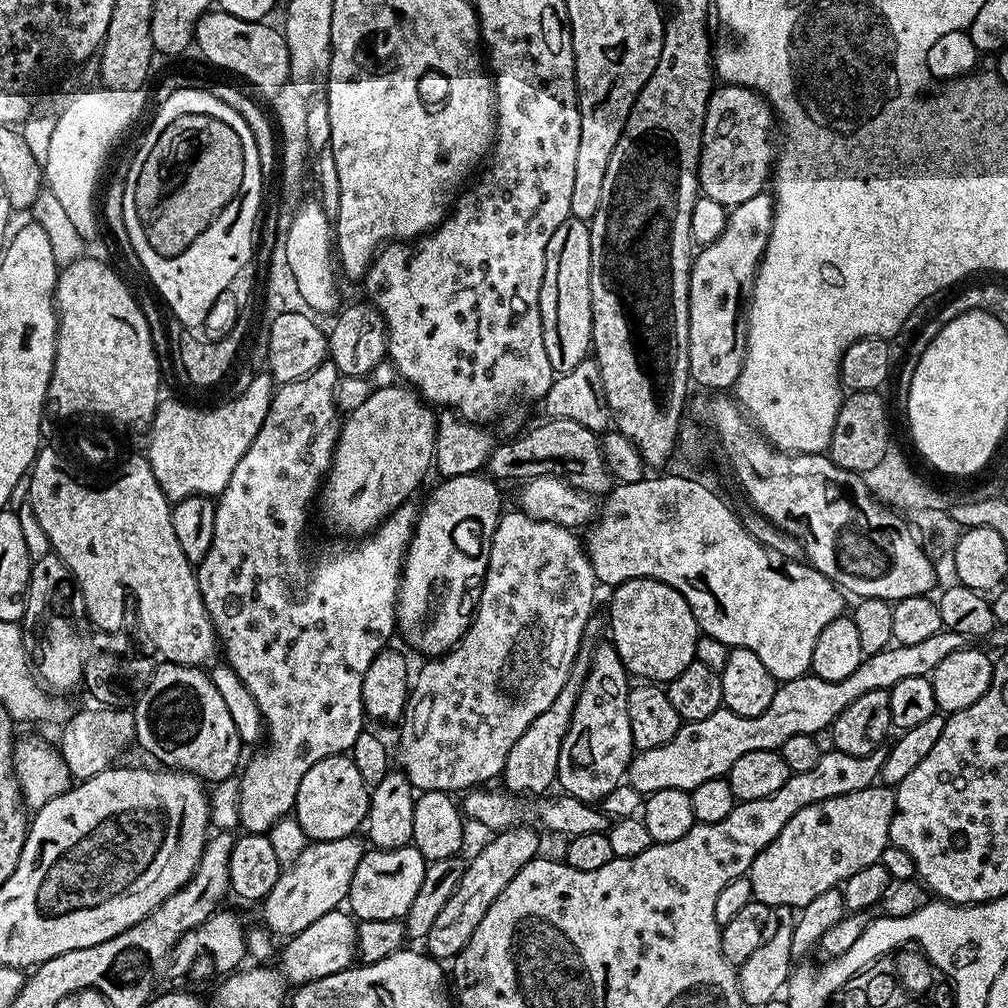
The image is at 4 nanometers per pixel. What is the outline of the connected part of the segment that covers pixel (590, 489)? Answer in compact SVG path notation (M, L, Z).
M550 418L514 442L495 445L488 456L487 475L498 482L529 480L536 476L551 475L569 486L594 498L608 495L614 487L612 475L601 454L597 433L572 419Z

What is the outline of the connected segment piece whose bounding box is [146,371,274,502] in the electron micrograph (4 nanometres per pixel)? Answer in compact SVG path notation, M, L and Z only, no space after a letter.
M263 371L256 373L245 393L232 396L225 404L220 404L217 408L208 408L205 412L200 408L191 408L180 400L161 399L152 419L152 427L146 436L148 439L146 457L153 468L158 486L170 501L185 500L191 496L216 498L222 490L226 490L226 482L230 482L234 466L242 462L242 454L250 450L250 442L254 442L258 430L262 430L262 422L266 422L273 391L274 381L267 371Z

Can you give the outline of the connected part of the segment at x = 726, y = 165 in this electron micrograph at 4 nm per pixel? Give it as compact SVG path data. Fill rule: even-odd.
M724 84L713 91L700 143L698 188L704 198L731 210L765 191L774 172L774 144L772 148L772 136L768 133L771 128L774 128L774 113L760 93L741 84Z

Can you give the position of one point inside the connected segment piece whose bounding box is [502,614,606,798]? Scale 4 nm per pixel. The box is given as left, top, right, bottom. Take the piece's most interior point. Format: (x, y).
(530, 769)

